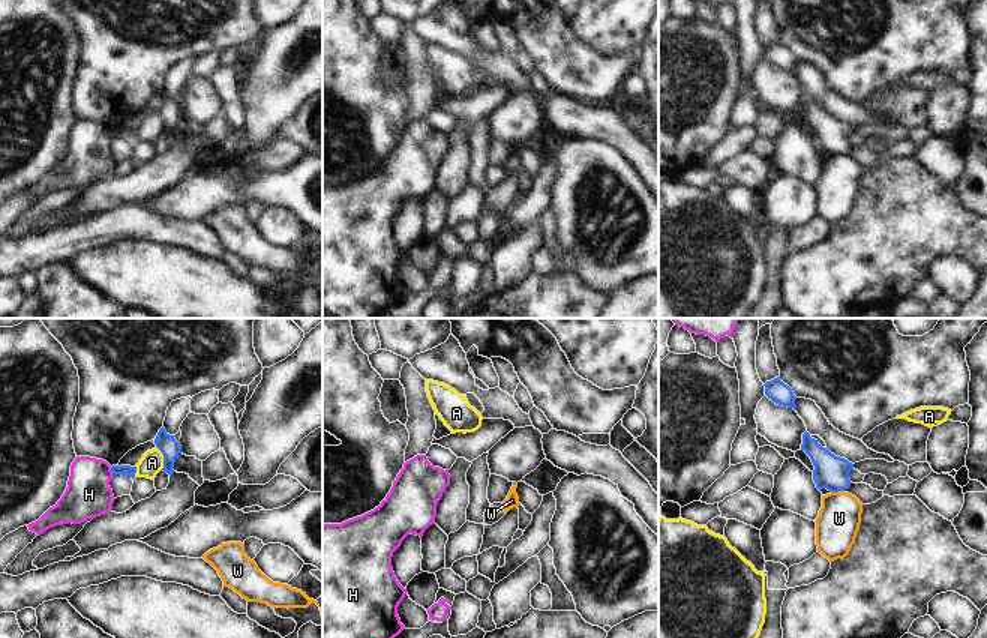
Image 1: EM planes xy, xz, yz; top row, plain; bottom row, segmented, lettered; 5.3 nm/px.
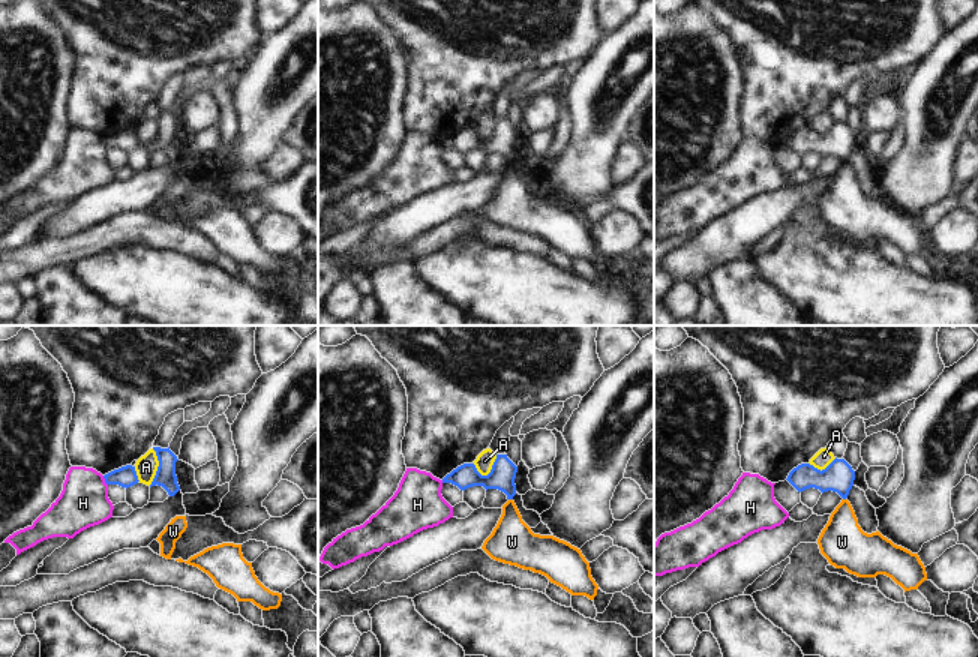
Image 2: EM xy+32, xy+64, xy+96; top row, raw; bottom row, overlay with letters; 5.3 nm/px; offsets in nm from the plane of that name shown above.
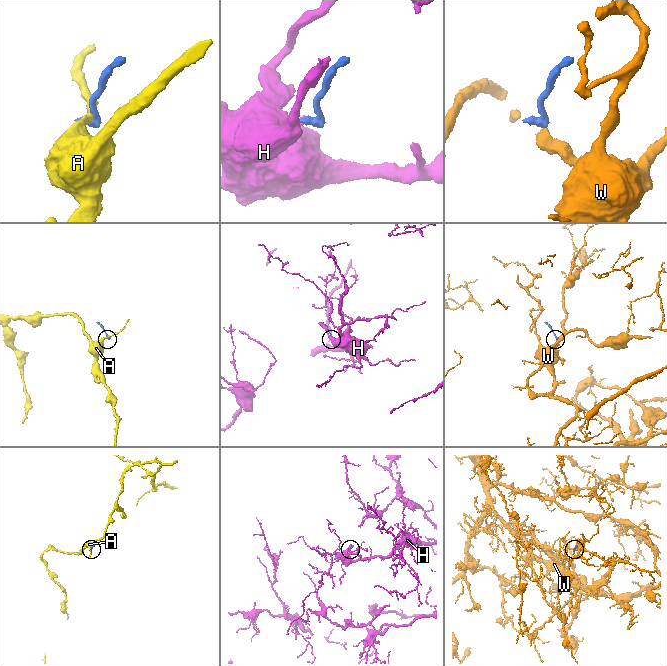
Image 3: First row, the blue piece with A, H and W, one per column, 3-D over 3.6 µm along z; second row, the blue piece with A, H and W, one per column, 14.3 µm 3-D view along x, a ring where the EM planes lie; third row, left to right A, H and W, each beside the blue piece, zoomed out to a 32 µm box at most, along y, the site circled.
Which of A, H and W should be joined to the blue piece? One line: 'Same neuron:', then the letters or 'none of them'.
Same neuron: none of them

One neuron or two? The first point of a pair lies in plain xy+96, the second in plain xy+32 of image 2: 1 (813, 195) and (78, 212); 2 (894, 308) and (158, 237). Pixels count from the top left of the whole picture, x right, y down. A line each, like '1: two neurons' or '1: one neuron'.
1: one neuron
2: two neurons

